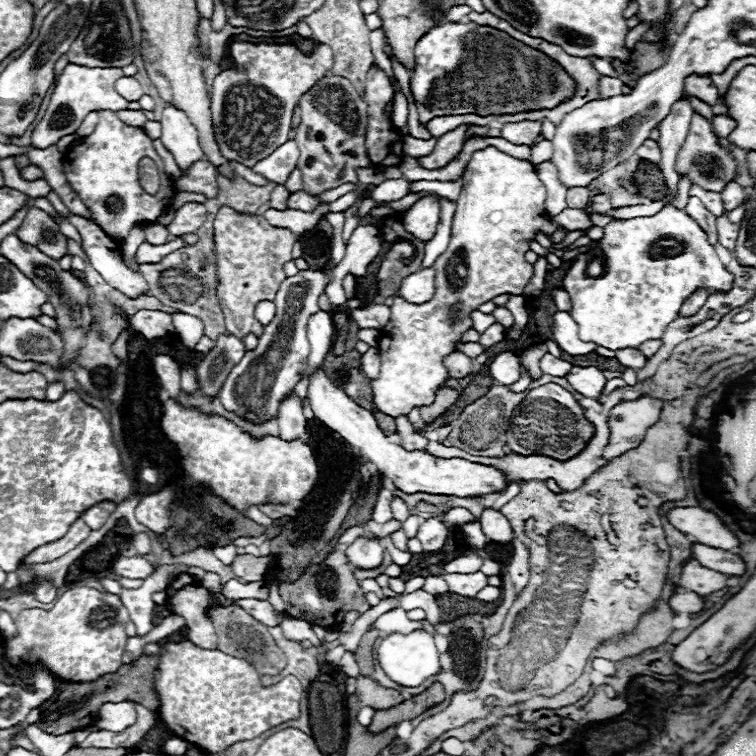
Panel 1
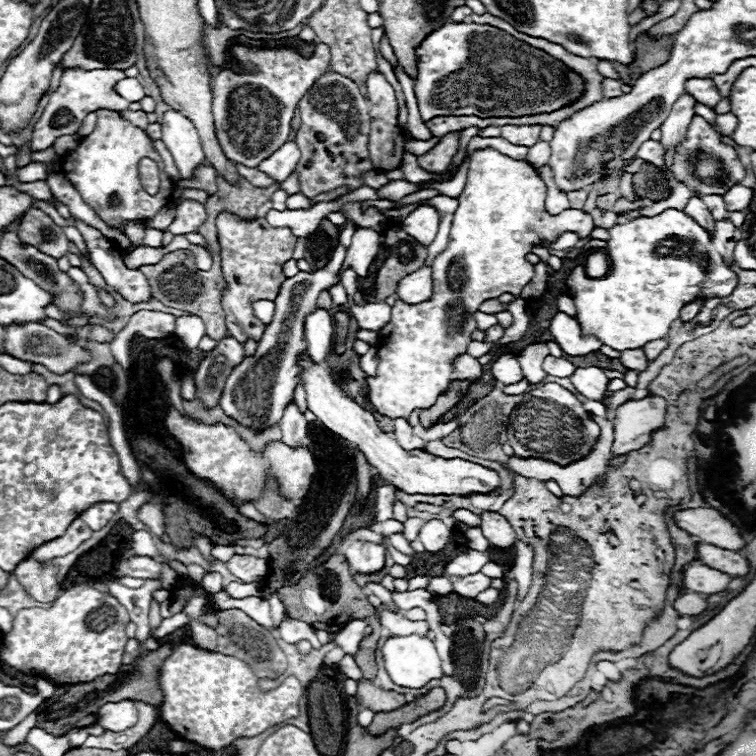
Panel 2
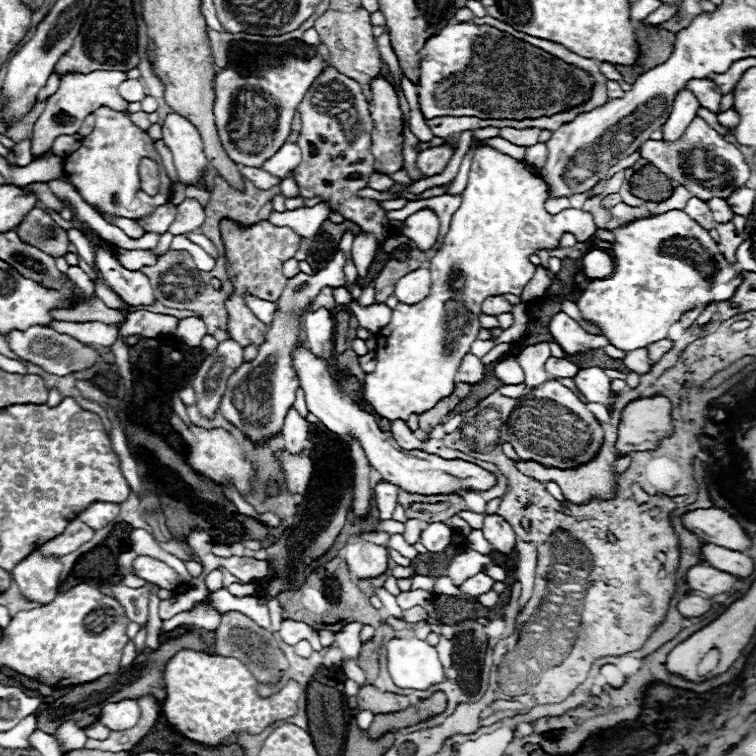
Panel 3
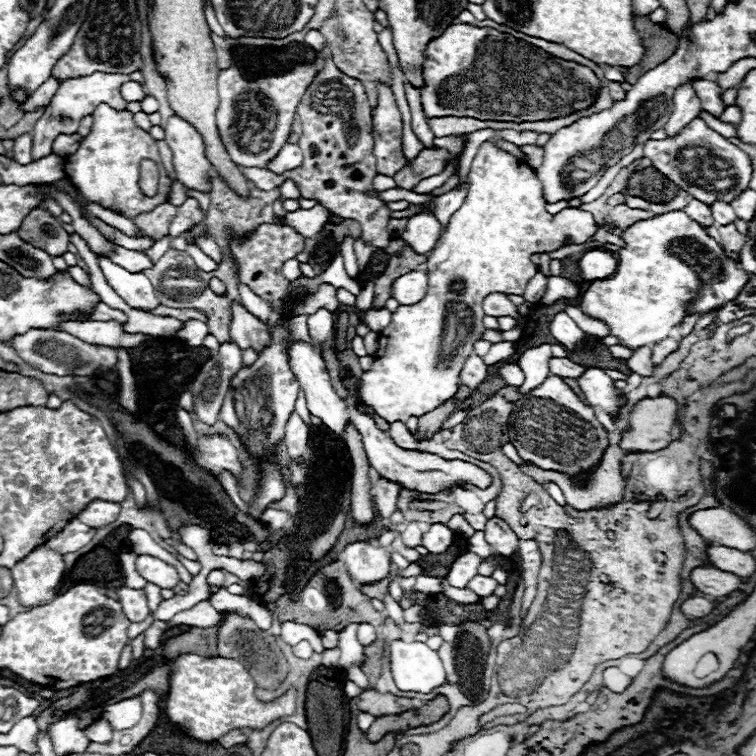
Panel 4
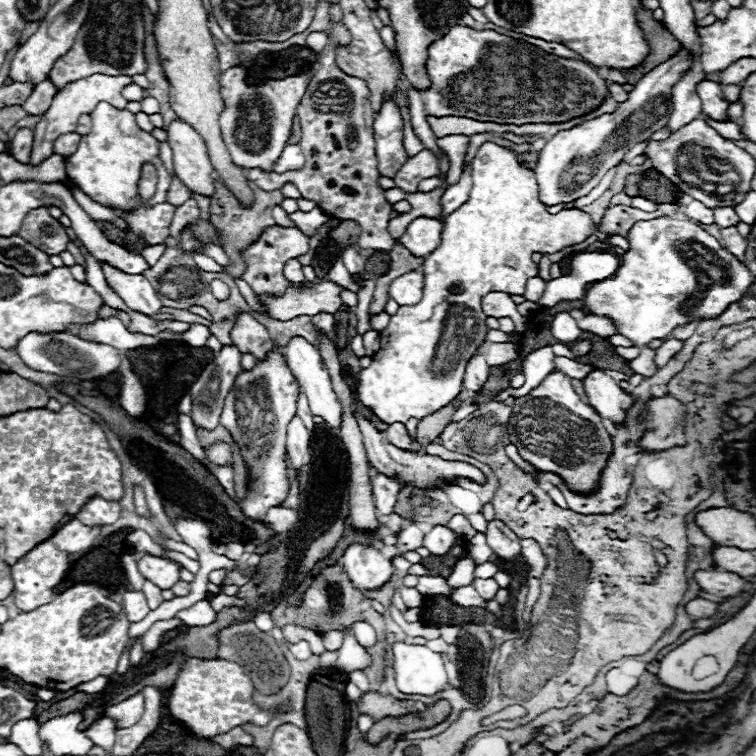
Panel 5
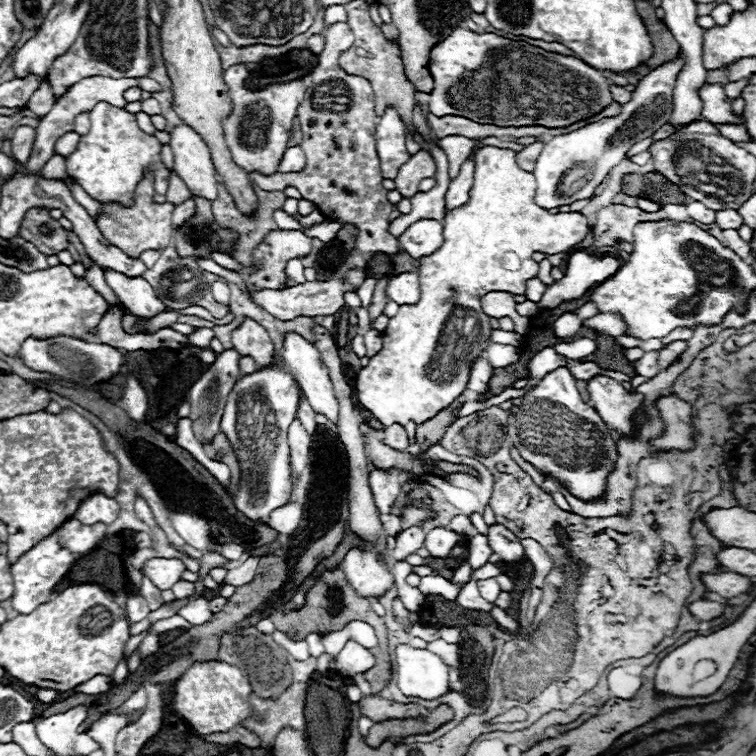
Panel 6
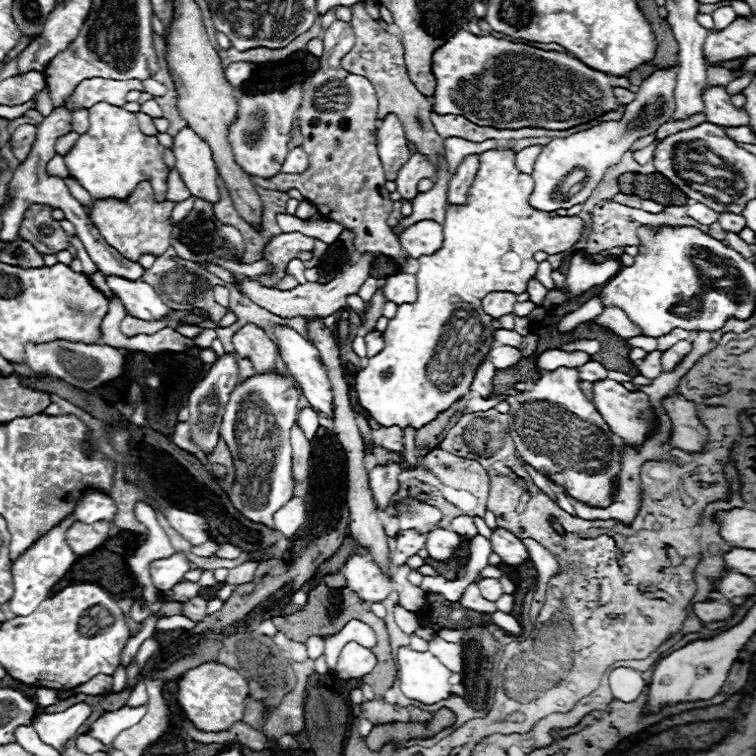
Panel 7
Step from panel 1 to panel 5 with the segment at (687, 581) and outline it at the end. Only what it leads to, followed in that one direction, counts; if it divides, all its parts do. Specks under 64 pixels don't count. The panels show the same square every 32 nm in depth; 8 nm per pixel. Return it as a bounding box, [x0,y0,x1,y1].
[696,570,746,598]

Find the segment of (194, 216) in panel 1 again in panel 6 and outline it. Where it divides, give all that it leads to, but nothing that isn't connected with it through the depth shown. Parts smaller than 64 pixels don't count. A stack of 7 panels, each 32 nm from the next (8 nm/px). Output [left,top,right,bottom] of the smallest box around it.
[172,198,196,228]

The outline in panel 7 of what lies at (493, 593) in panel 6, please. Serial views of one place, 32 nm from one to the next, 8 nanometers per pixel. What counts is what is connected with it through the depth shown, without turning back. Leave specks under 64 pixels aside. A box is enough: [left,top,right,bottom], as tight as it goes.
[478,578,502,602]

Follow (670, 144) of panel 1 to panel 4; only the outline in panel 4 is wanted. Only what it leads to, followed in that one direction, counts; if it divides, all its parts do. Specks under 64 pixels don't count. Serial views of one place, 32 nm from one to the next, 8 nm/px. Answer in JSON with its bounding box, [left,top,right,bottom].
[664,78,700,136]

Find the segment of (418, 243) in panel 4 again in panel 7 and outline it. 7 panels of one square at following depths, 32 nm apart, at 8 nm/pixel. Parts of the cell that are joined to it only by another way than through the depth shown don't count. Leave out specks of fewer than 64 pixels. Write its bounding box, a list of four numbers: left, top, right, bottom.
[400,220,442,258]

